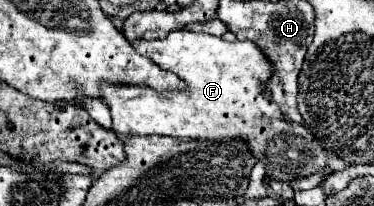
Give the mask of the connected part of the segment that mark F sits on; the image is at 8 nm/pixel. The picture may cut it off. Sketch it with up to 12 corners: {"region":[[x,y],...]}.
{"region":[[251,41],[131,43],[187,87],[101,85],[121,135],[243,137],[275,179],[327,151],[265,95]]}

